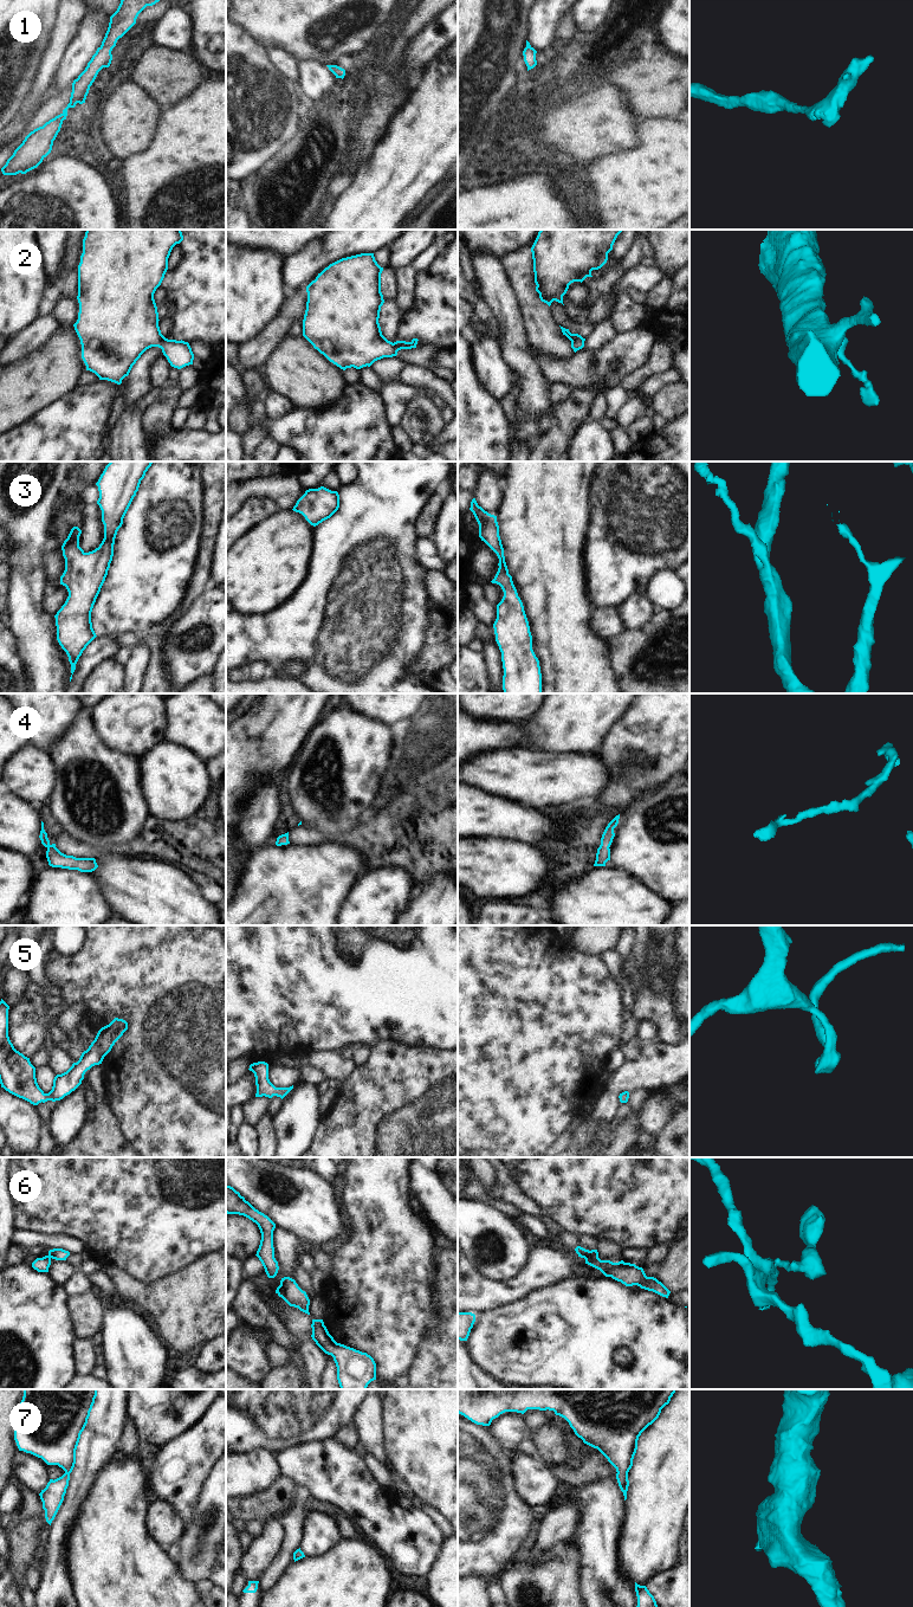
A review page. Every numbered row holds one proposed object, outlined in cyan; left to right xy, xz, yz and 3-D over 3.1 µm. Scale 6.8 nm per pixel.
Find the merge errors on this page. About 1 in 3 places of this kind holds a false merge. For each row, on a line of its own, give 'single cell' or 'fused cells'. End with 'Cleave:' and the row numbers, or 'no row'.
1: single cell
2: single cell
3: single cell
4: single cell
5: single cell
6: fused cells
7: single cell
Cleave: 6

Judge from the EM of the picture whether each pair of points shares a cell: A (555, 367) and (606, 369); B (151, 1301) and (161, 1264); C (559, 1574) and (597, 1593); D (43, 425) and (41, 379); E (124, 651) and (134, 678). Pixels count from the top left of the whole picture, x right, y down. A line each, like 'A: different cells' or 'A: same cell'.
A: same cell
B: different cells
C: different cells
D: different cells
E: different cells

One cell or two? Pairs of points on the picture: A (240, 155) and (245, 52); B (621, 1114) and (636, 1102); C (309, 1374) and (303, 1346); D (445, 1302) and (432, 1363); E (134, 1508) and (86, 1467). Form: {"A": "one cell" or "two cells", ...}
{"A": "one cell", "B": "two cells", "C": "one cell", "D": "one cell", "E": "two cells"}

